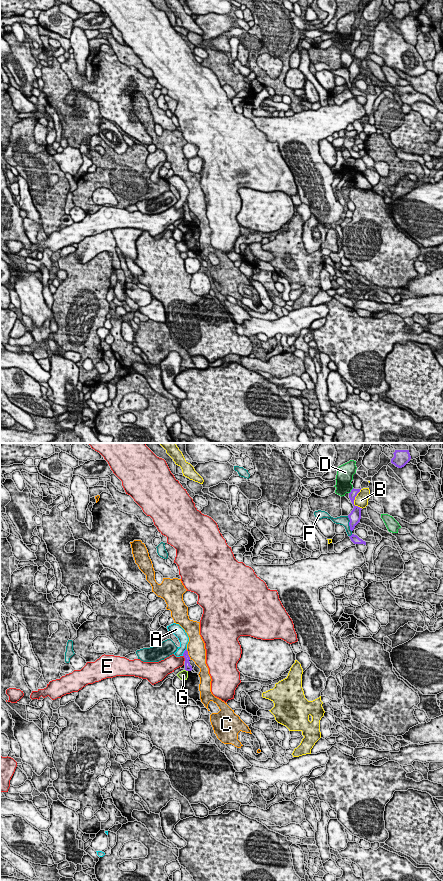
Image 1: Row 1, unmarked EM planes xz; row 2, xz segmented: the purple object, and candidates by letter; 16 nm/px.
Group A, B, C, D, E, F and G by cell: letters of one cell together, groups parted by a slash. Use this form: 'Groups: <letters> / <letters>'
Groups: A / B / C / D / E / F / G

